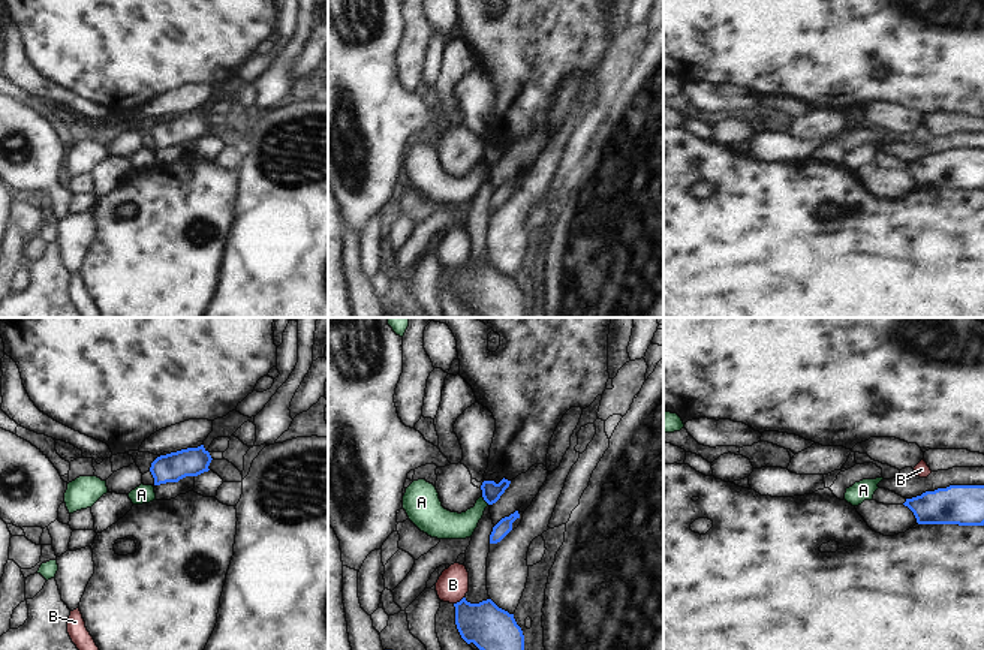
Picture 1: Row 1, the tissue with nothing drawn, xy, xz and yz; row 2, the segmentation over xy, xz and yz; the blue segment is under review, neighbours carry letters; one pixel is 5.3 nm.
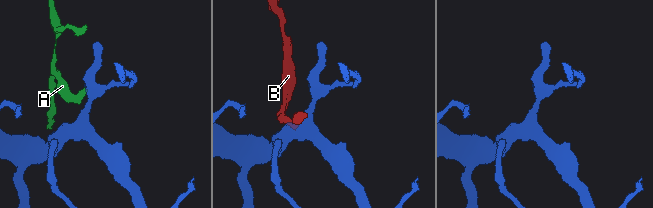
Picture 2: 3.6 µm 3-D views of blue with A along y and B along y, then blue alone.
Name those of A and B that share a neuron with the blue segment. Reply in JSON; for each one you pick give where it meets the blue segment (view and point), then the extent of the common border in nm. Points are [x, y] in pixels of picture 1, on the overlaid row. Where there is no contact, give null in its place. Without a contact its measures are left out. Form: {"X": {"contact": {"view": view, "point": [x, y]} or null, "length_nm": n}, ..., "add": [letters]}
{"add": []}

